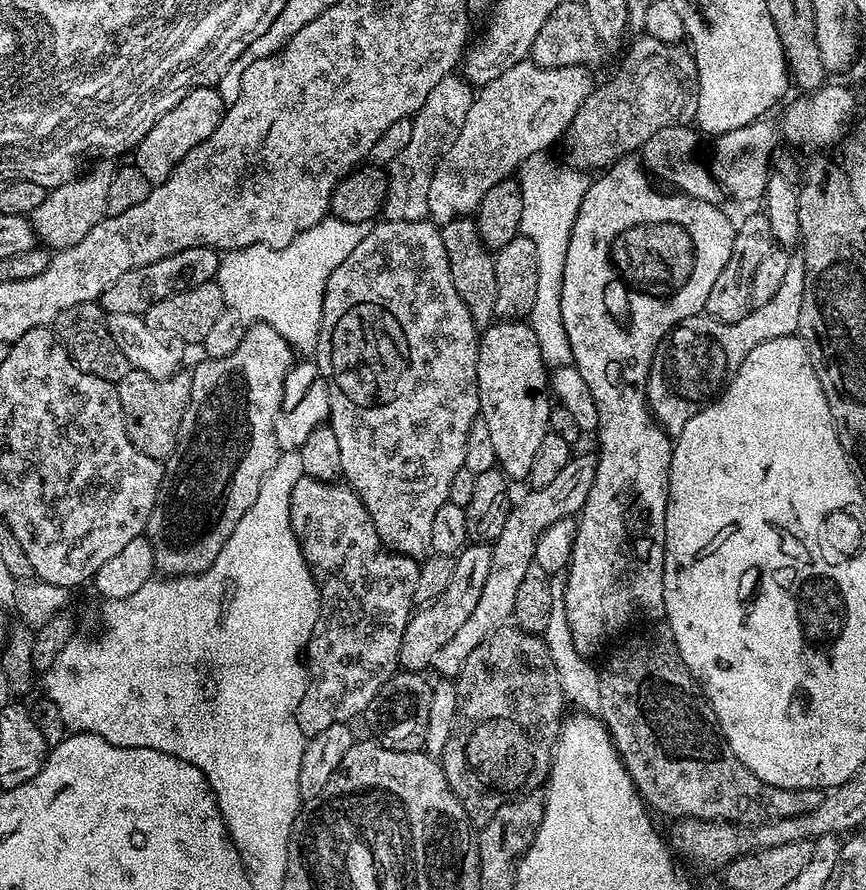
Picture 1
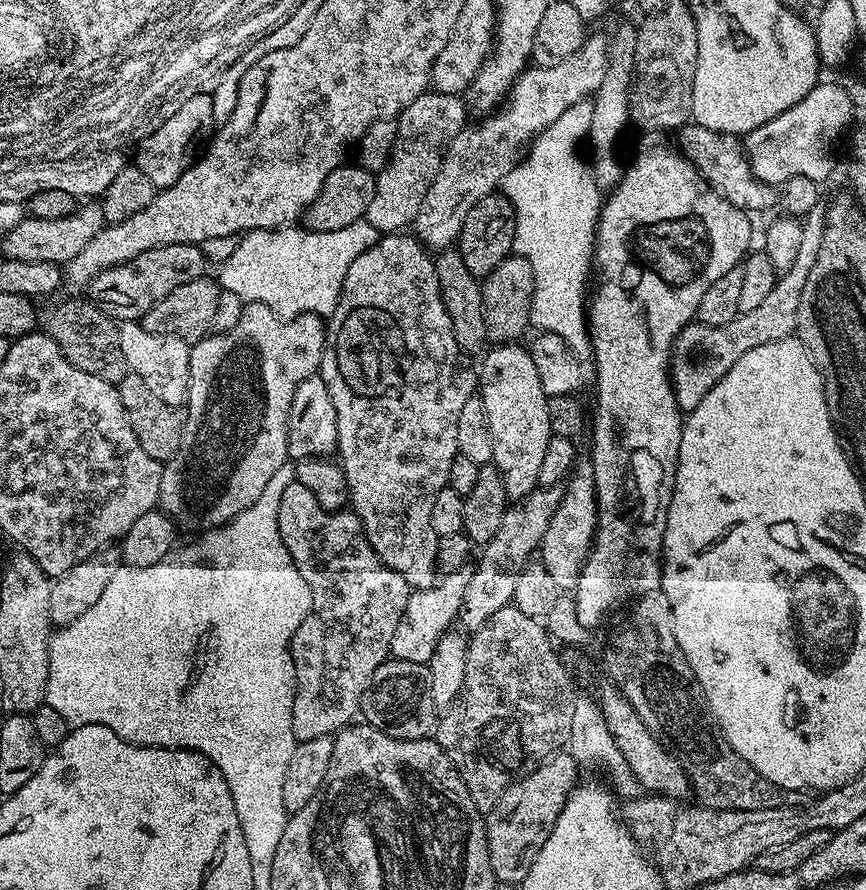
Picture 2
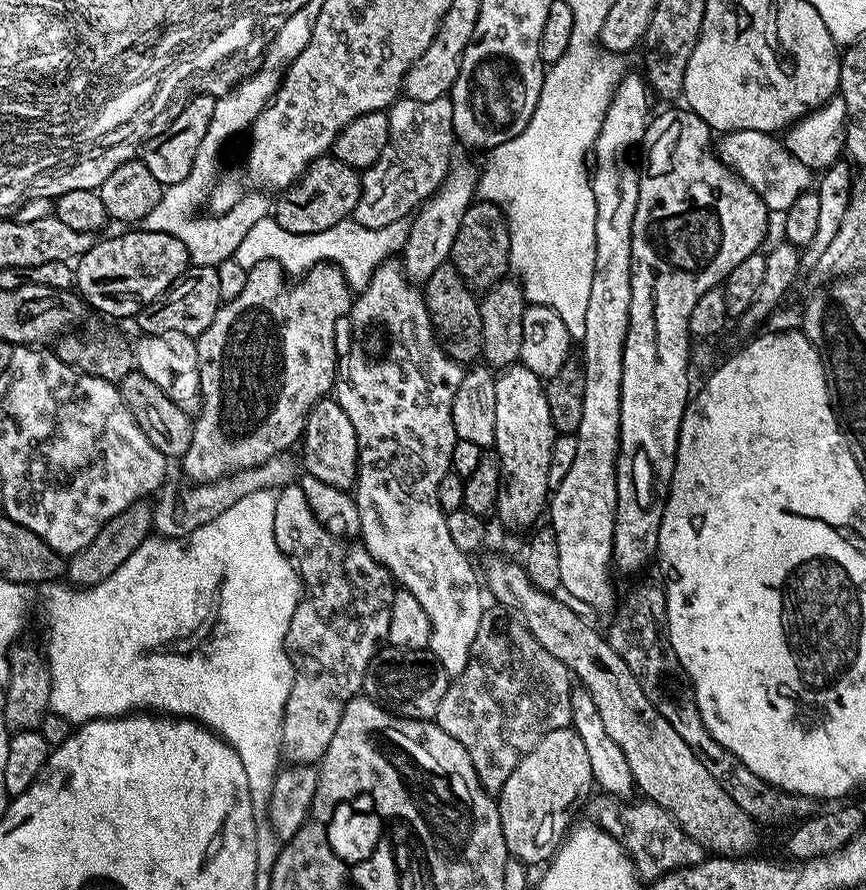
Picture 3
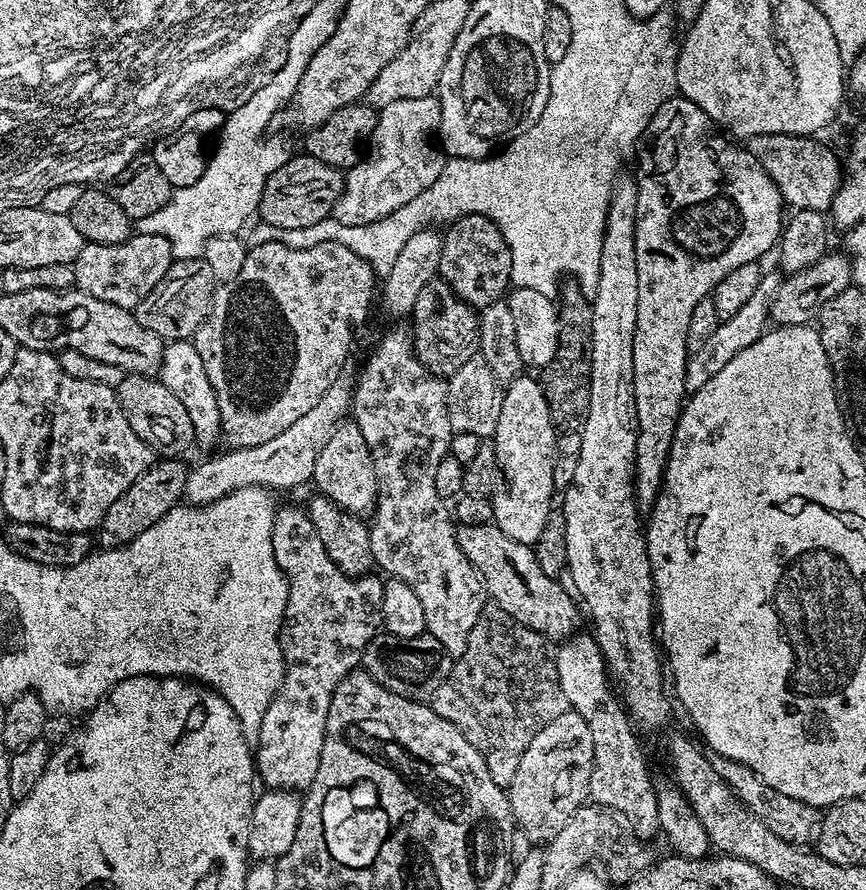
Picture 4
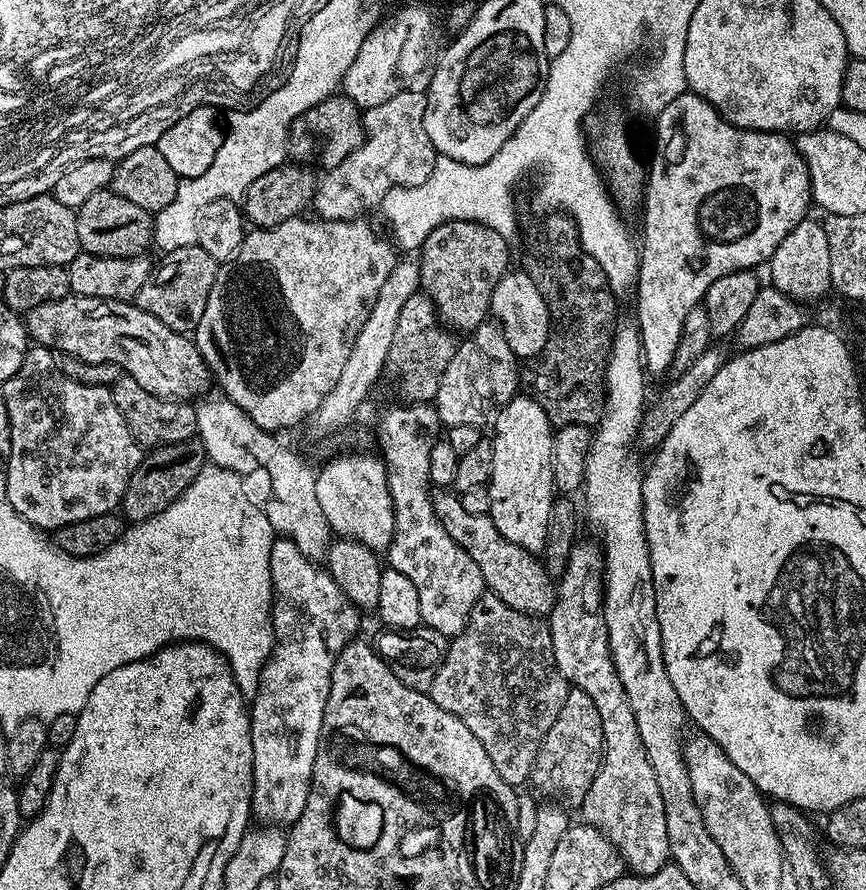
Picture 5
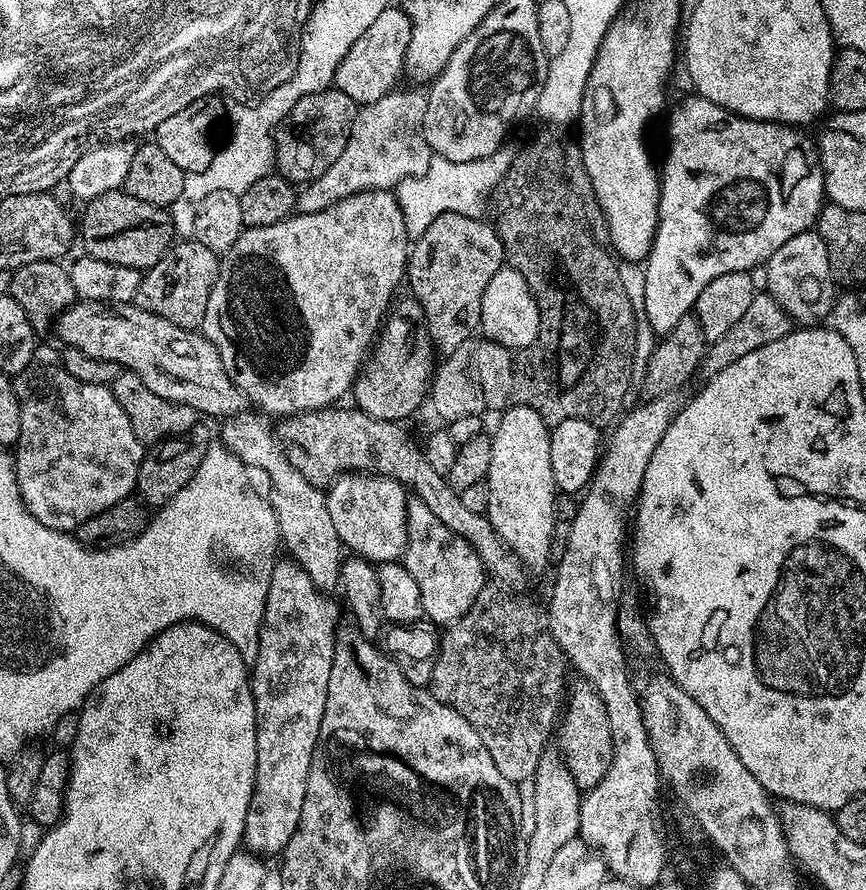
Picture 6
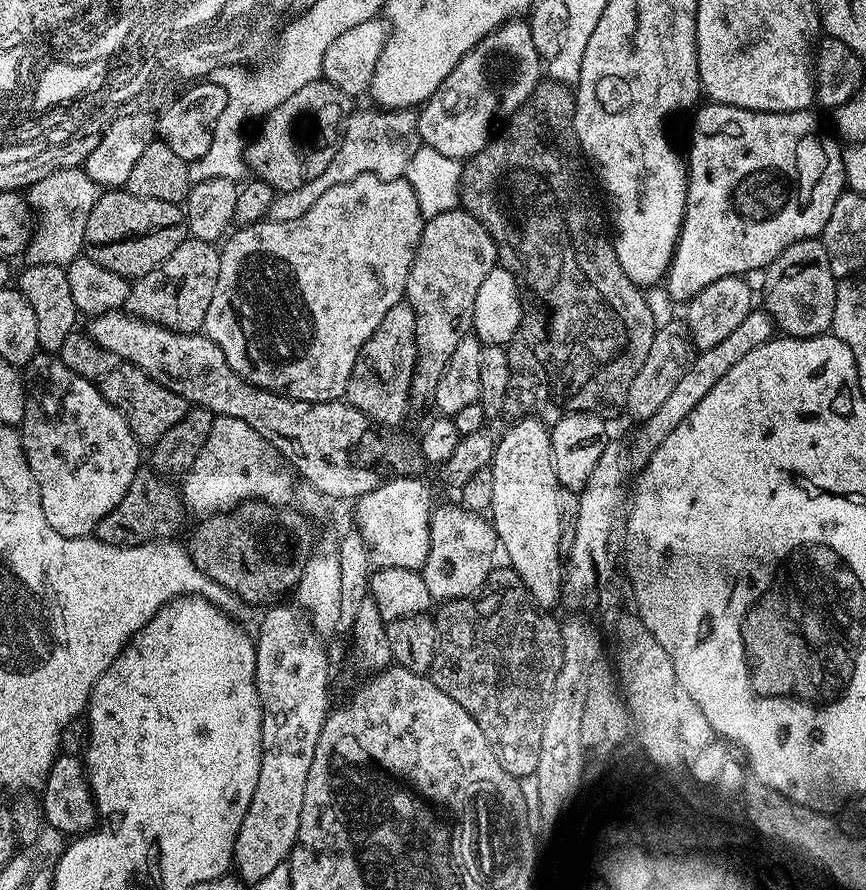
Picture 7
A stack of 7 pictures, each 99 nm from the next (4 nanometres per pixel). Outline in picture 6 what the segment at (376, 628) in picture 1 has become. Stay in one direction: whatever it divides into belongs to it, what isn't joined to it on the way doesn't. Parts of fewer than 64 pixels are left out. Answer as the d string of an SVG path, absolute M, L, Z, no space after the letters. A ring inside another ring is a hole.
M291 558L281 559L272 567L272 577L268 584L268 593L266 594L266 606L264 607L264 617L260 627L260 637L258 638L258 650L254 653L254 659L250 664L250 679L252 682L252 693L256 699L256 781L254 790L250 798L250 806L246 810L246 822L244 823L243 847L249 853L259 854L261 857L272 856L283 853L284 847L290 842L294 830L298 826L298 818L302 818L302 802L306 798L306 778L310 774L310 762L318 742L318 730L322 726L322 714L326 710L326 698L328 697L328 687L330 686L330 666L334 658L334 642L336 641L336 625L338 623L338 611L336 604L319 588L310 582L306 570L301 568L295 560Z

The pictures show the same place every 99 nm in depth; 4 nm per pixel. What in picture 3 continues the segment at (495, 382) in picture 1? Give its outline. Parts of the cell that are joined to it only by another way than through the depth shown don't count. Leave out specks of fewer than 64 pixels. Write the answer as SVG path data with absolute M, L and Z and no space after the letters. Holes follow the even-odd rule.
M517 362L496 376L494 410L496 443L494 455L500 462L502 483L498 490L495 515L508 528L531 529L540 515L545 515L550 500L548 475L550 450L558 435L550 418L550 406L544 393L545 381ZM533 523L533 524L532 524ZM532 524L532 525L531 525Z

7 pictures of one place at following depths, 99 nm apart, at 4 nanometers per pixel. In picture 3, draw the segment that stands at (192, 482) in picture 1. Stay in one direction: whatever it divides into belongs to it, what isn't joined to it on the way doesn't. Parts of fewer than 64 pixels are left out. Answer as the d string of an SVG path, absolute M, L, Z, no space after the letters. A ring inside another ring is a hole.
M269 260L258 262L252 268L247 269L248 277L246 286L242 286L242 294L238 298L223 301L214 314L214 322L206 326L206 330L200 336L195 337L196 353L198 354L198 374L200 375L200 407L198 415L192 420L192 437L186 454L182 457L184 472L192 482L207 482L220 480L223 476L231 476L233 472L242 469L253 468L266 462L274 456L287 453L287 448L292 443L299 441L304 435L304 422L308 419L308 411L319 400L325 399L333 391L336 374L338 371L338 355L336 356L336 319L347 317L354 299L343 275L332 265L323 264L315 266L297 279L293 288L288 288L286 274L278 264Z

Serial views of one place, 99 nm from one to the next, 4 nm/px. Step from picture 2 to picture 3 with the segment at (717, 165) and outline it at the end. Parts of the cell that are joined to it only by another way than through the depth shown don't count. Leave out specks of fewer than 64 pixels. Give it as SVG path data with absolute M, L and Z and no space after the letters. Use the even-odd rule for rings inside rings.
M762 130L726 132L715 141L714 151L731 172L736 173L759 194L769 213L783 214L790 206L794 206L794 198L813 187L814 172L798 162L798 158L779 139L775 139L777 137L773 133Z

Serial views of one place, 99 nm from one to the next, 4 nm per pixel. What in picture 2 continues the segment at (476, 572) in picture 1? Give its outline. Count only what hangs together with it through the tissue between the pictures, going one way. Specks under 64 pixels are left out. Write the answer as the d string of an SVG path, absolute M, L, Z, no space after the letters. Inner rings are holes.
M465 566L456 572L447 573L430 588L409 591L406 608L402 610L398 626L394 626L394 634L390 638L390 653L395 659L419 664L427 664L431 660L438 642L459 617L472 574L473 569Z

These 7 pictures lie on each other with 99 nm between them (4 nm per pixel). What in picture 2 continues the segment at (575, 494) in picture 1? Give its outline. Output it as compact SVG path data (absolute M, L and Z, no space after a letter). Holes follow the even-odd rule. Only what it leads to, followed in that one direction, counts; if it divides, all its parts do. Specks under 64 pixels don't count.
M554 484L549 488L537 487L523 500L513 503L508 513L502 518L502 526L488 544L483 545L480 561L474 564L474 571L470 578L470 586L466 586L464 601L460 607L458 624L465 633L477 632L494 614L494 610L502 610L512 603L514 586L518 583L518 574L522 574L525 564L529 563L528 556L539 549L544 540L546 526L550 526L550 518L558 510L564 497L564 488Z

